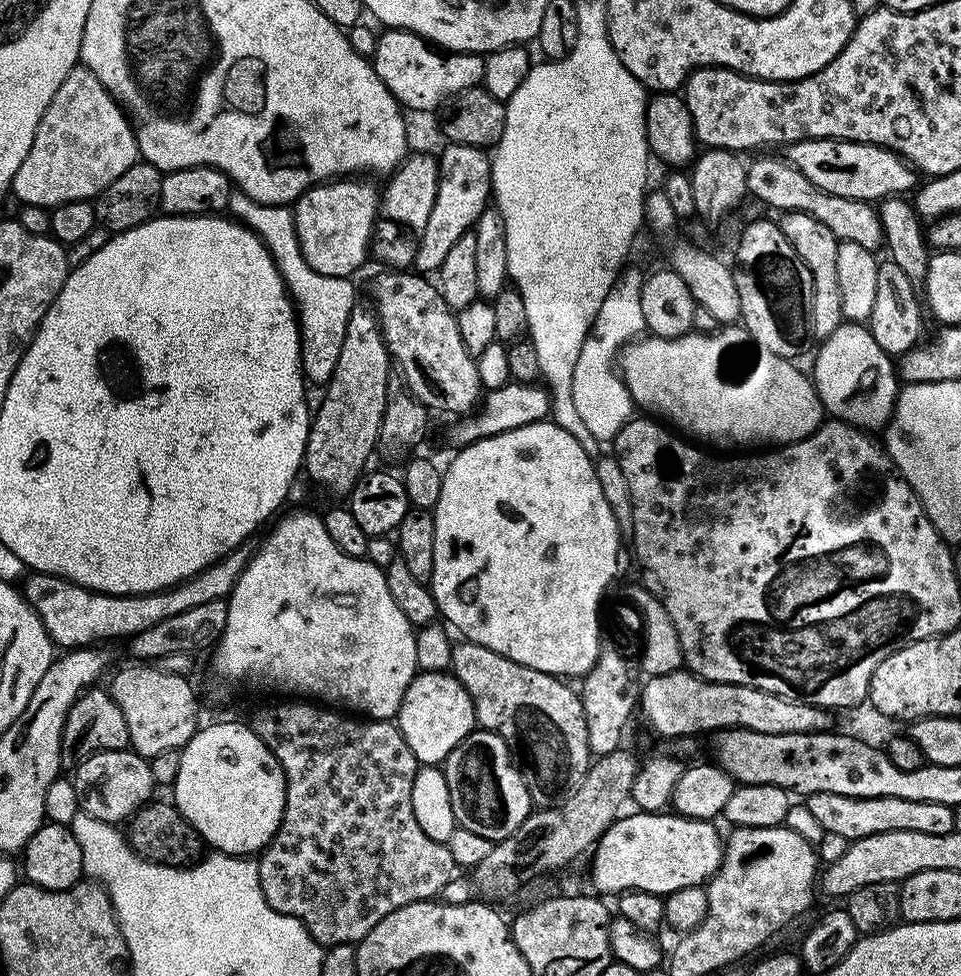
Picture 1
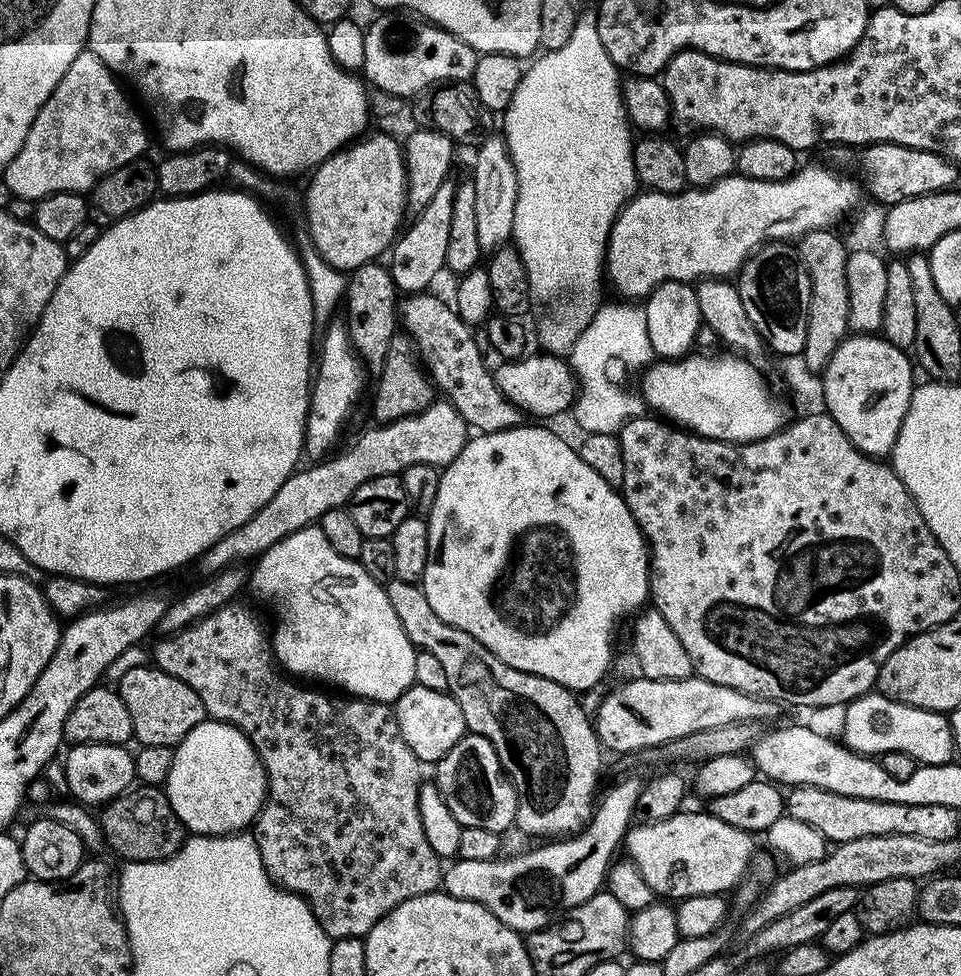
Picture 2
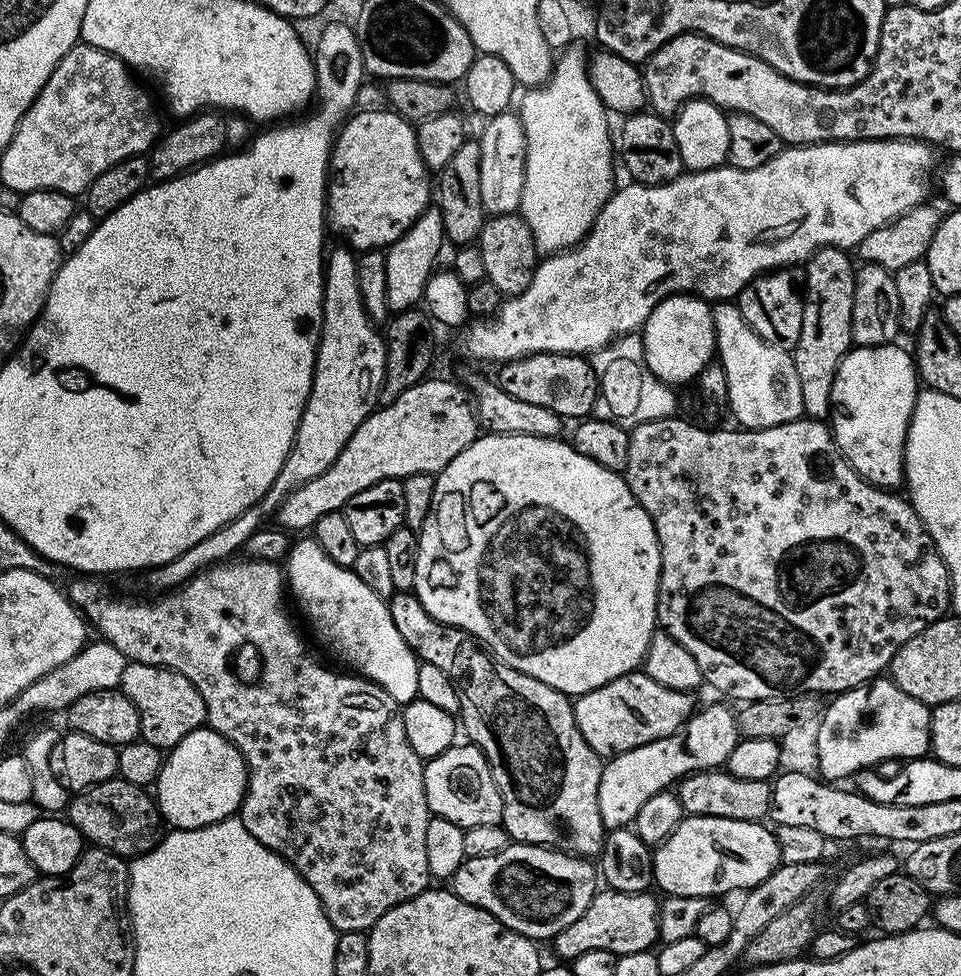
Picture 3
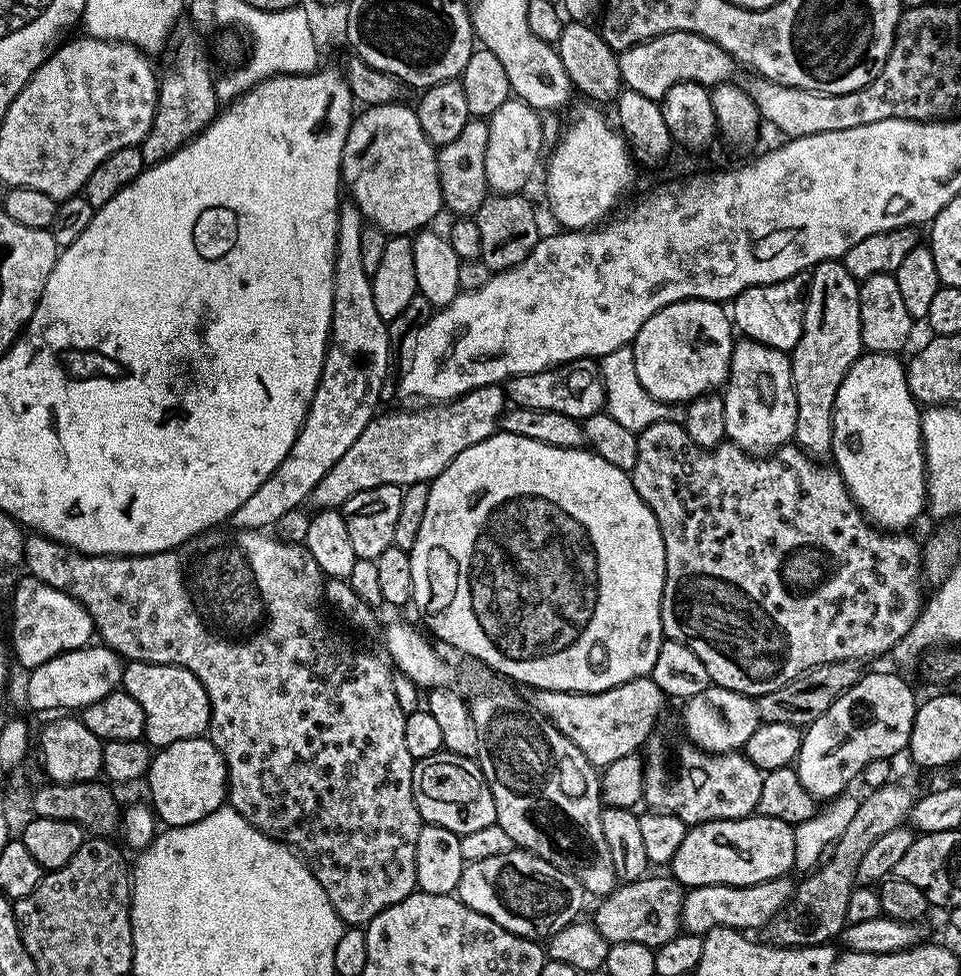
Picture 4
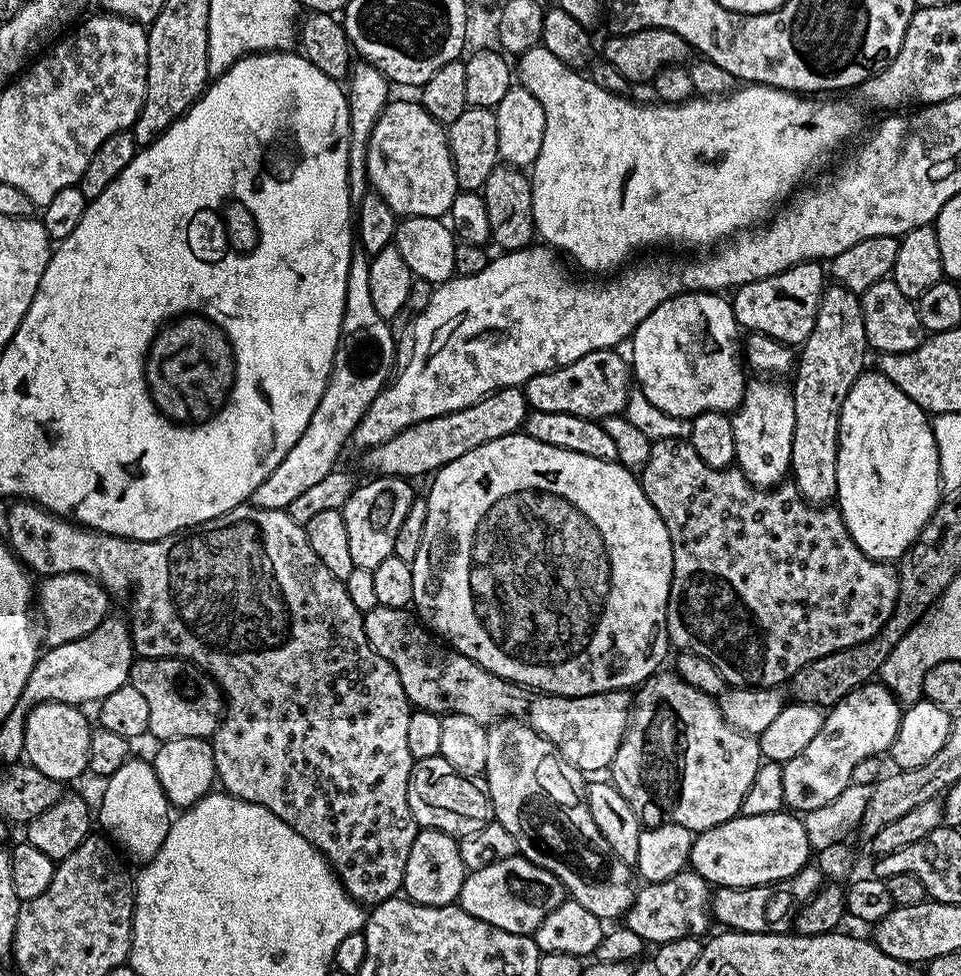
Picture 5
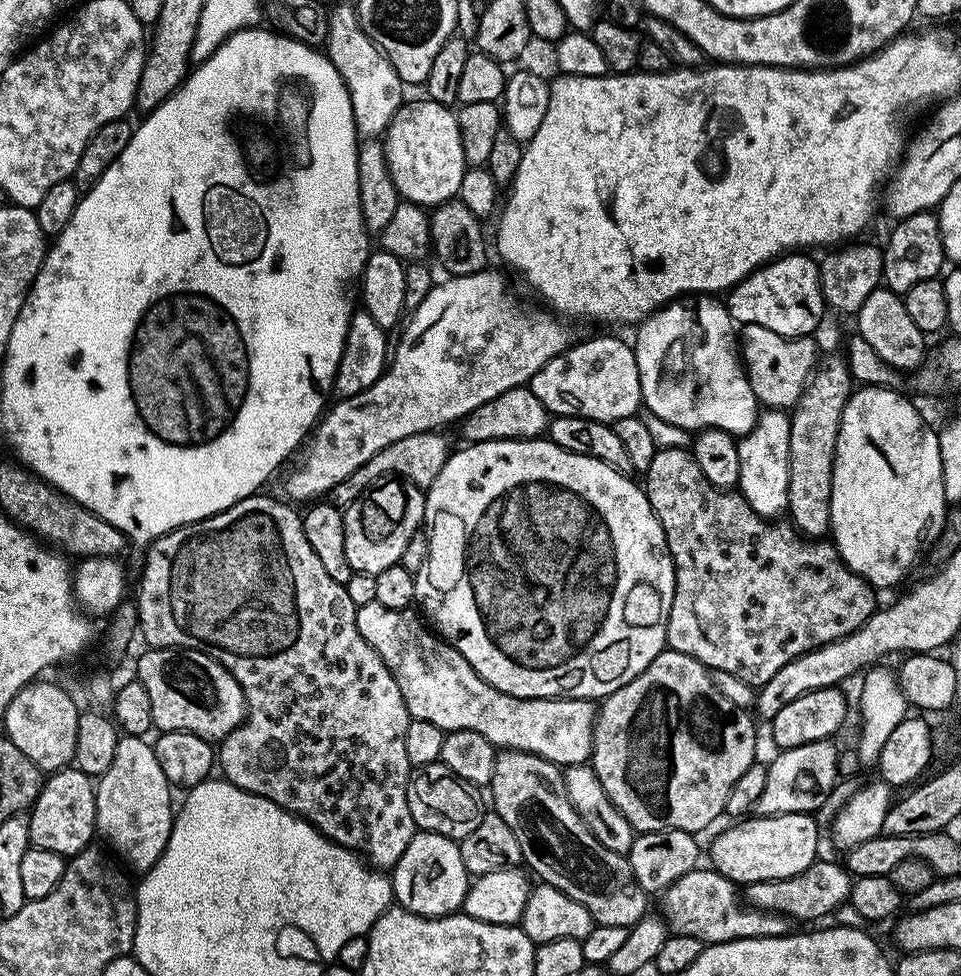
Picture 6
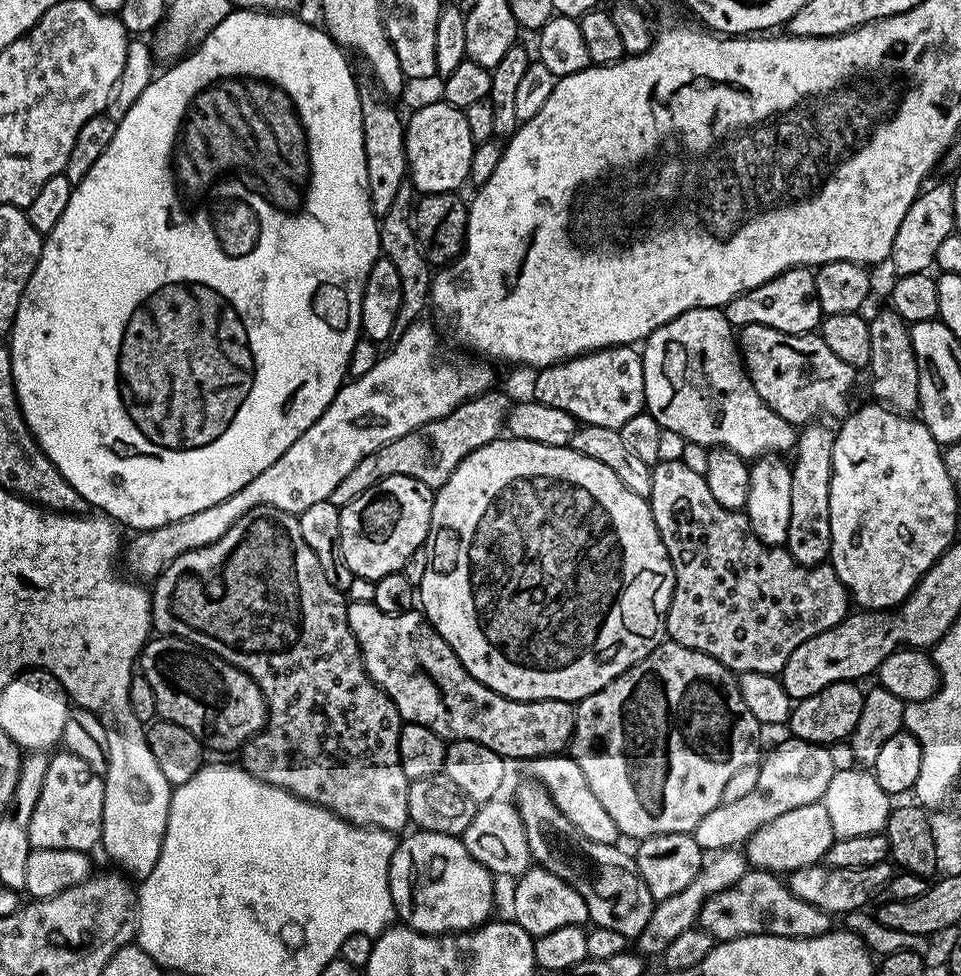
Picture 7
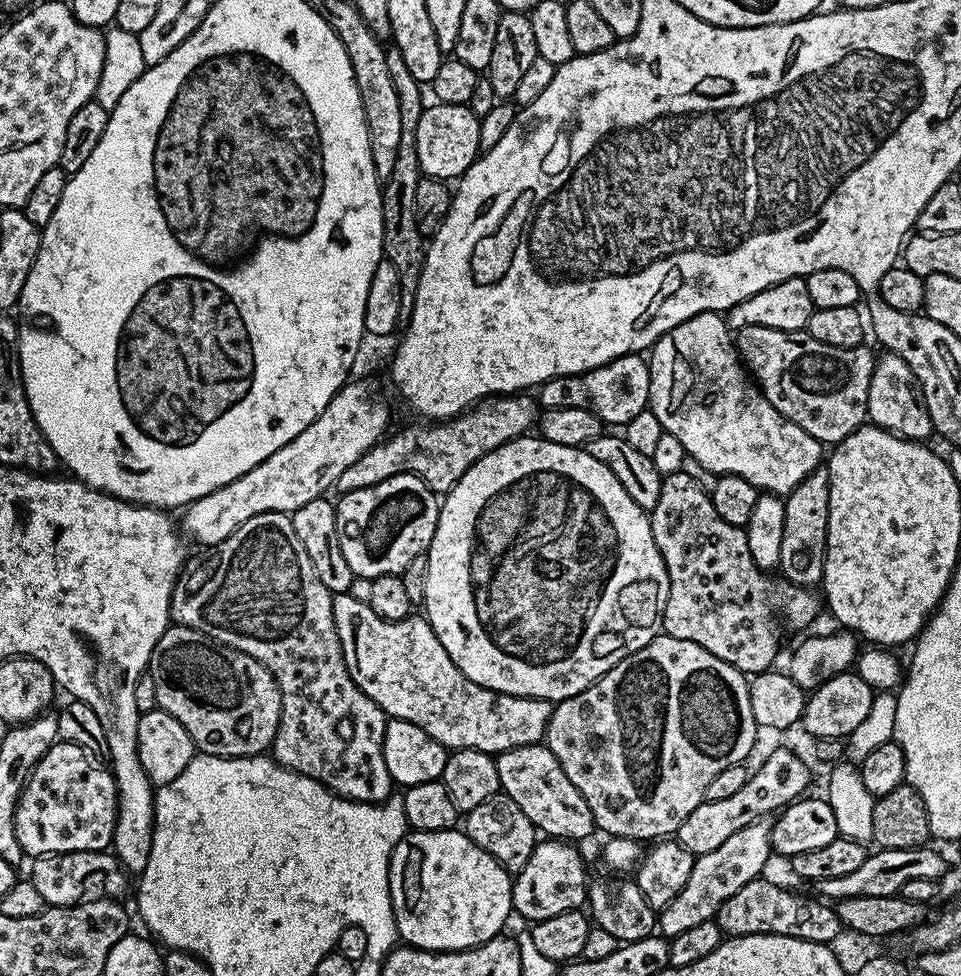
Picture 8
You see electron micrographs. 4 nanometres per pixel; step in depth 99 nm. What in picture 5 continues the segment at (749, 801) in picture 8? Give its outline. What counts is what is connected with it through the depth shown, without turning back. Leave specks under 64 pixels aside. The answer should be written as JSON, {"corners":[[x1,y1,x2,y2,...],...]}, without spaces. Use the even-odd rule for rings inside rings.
{"corners":[[882,682,863,684,829,707,822,730,814,734,810,746,782,766,785,805,793,813,805,814,834,802,851,784,851,775,858,762,871,756,879,757,891,749,901,715,902,705,898,697]]}

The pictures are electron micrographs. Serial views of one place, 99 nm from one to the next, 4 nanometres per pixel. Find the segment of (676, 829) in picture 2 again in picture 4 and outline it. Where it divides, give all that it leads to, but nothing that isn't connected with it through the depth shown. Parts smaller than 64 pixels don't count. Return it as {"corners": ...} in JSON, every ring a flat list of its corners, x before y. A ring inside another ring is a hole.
{"corners":[[759,814,745,816,743,820,711,820,694,824,682,838,678,854,674,854,670,874,685,889,715,884,750,886,776,880,793,871,794,836,793,825]]}

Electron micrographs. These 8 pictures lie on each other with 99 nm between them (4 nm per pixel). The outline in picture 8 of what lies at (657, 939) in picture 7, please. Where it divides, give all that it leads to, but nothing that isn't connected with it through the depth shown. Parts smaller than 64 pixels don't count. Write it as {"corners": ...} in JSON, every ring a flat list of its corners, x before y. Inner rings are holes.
{"corners":[[765,818,750,822,750,826,742,826,738,834,726,838,726,842,710,850,710,854,695,857,686,886,680,891,678,898,674,898,659,913,659,935,671,938,700,925,701,922,713,919,722,902,730,898,730,894,738,894,738,890,742,890,746,882,757,879,763,873,760,871,767,866,768,856,772,855,772,820]]}

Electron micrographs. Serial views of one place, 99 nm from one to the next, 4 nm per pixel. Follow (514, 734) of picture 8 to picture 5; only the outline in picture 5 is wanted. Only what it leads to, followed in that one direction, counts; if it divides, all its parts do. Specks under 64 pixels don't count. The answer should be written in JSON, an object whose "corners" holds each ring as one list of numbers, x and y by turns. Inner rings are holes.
{"corners":[[379,607,365,612,364,629,370,646,378,650,378,654,382,654,382,658,386,658,394,666,402,682,402,690,406,690,409,705,437,714,450,712,466,714,466,718,474,718,474,722,485,726,501,718,522,720,542,738,550,741,566,758,566,762,573,764,579,772,591,774,591,772,600,772,603,768,604,771,611,769,614,754,624,741,625,734,628,733,628,721,634,703,631,691,599,692,589,696,554,696,525,688,523,684,511,684,509,680,495,676,457,652,455,648,441,642,411,611,403,608]]}

